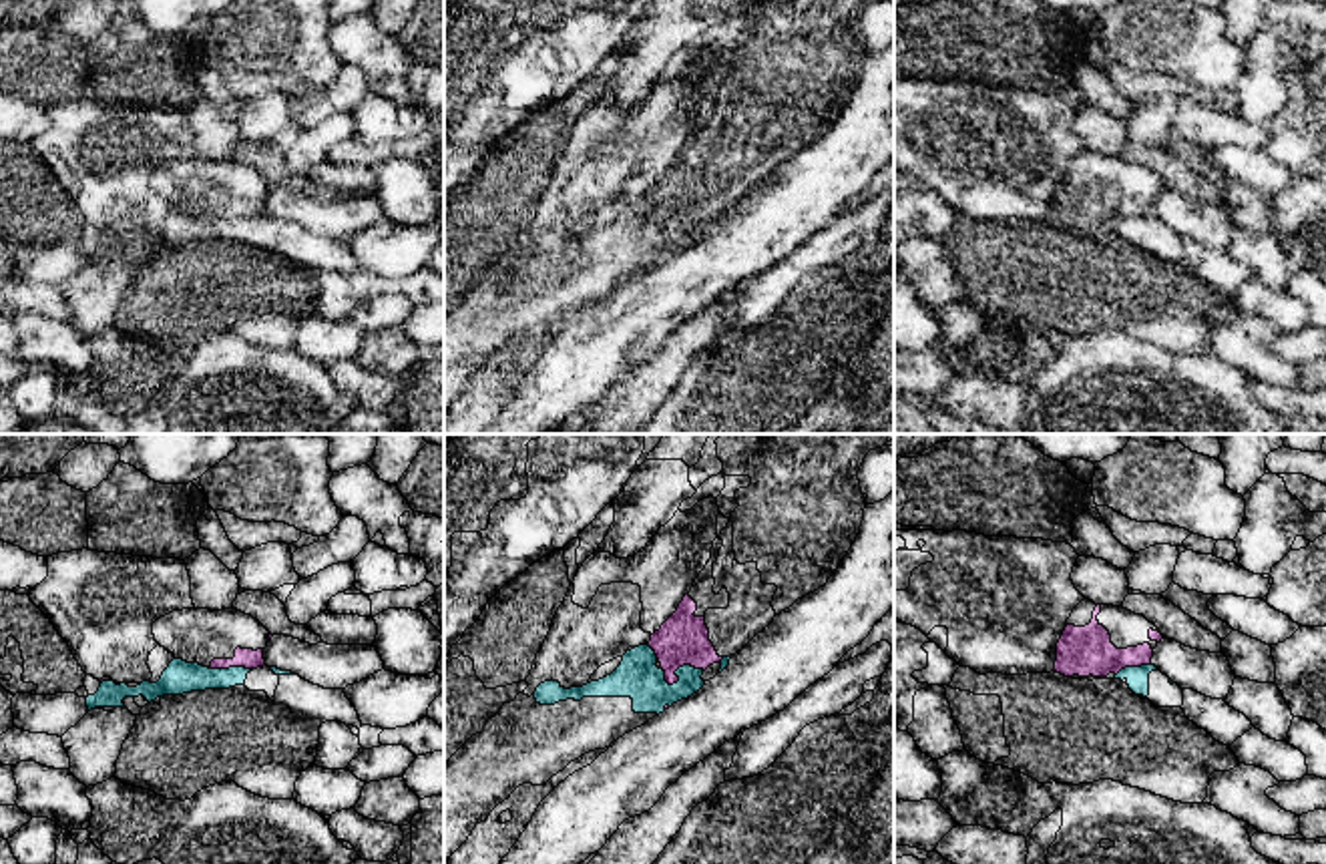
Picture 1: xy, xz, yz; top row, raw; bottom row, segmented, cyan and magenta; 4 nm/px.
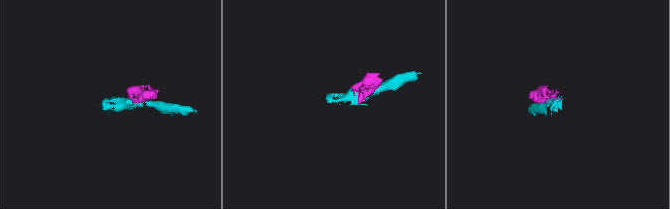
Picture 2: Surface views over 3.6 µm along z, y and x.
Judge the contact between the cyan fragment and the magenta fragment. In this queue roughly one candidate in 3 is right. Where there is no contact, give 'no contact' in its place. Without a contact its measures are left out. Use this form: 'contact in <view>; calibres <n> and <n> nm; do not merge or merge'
contact in xz; calibres 170 and 200 nm; do not merge

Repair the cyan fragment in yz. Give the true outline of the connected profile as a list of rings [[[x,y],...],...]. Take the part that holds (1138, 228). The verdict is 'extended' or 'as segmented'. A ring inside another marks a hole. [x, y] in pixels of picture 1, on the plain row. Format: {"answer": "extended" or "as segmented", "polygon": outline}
{"answer": "extended", "polygon": [[[1155,215],[1125,217],[1115,229],[1121,229],[1141,249],[1149,249],[1155,257],[1181,257],[1183,239],[1163,225]]]}

